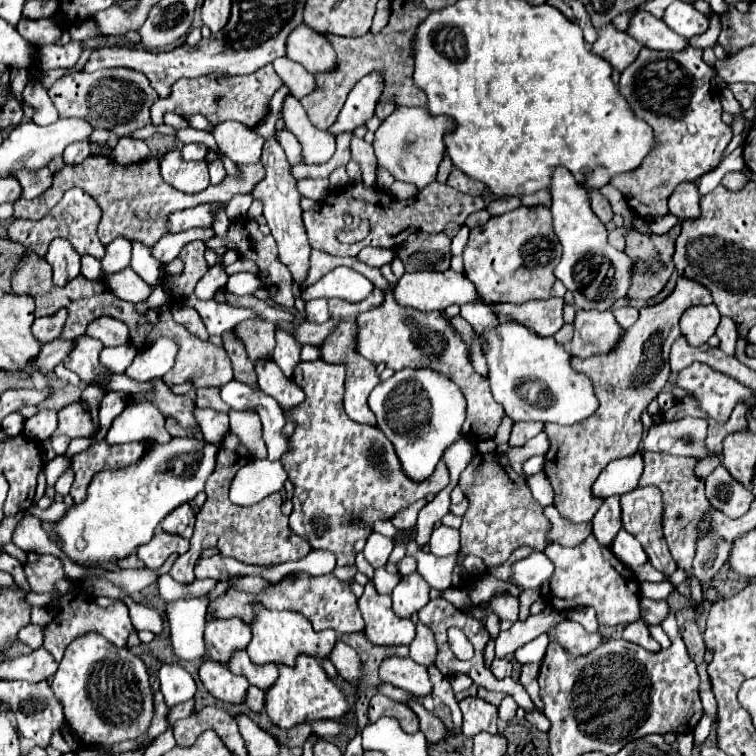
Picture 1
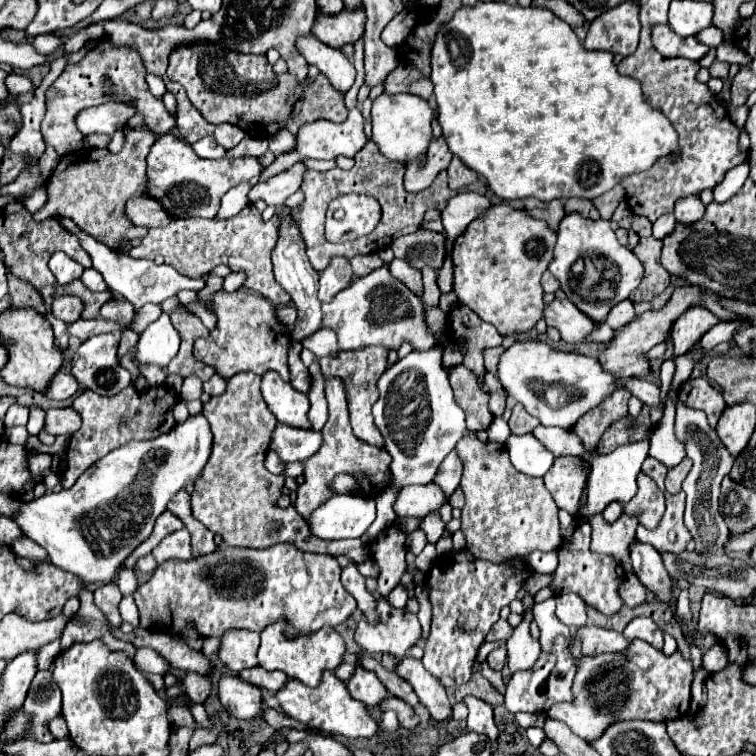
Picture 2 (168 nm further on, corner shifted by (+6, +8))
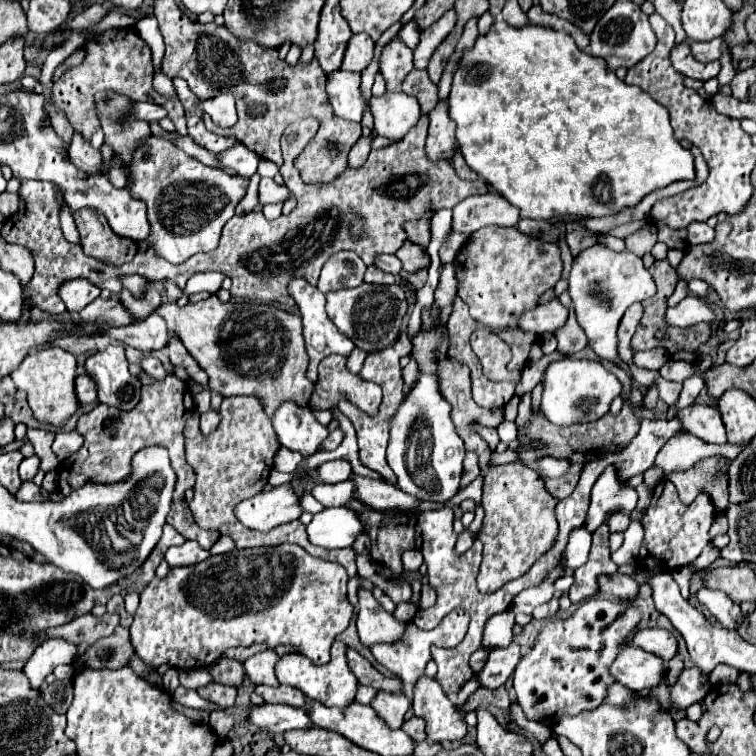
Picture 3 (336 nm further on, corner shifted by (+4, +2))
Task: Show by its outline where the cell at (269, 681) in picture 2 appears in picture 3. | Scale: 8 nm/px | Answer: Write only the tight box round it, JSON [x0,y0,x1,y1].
[256,686,306,708]

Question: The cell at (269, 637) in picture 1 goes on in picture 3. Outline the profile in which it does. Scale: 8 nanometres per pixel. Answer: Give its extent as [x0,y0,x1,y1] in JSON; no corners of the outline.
[276,640,358,708]

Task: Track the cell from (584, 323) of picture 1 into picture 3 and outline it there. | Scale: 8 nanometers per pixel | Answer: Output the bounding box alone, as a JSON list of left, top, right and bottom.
[518,298,568,334]

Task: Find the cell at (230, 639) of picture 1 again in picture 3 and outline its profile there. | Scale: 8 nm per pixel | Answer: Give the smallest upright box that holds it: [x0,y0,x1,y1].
[244,650,280,686]

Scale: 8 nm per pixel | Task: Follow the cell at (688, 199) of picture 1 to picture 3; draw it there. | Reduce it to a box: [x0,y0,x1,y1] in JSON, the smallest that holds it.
[688,222,714,244]

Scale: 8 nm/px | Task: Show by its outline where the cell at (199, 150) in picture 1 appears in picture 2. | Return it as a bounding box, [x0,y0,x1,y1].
[192,136,226,158]

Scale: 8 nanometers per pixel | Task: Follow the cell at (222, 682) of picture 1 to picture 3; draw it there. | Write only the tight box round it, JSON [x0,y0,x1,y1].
[250,704,312,734]

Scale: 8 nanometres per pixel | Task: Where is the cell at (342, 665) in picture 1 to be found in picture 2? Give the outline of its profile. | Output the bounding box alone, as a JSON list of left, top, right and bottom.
[346,662,388,706]

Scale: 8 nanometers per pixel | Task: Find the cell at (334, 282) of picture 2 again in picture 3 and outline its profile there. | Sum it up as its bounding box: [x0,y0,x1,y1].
[318,252,366,292]

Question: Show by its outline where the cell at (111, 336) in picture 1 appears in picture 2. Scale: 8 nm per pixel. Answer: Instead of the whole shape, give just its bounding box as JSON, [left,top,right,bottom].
[100,300,134,324]

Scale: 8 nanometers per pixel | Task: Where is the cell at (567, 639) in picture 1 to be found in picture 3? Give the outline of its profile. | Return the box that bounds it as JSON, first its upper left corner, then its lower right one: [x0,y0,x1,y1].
[610,646,668,692]

